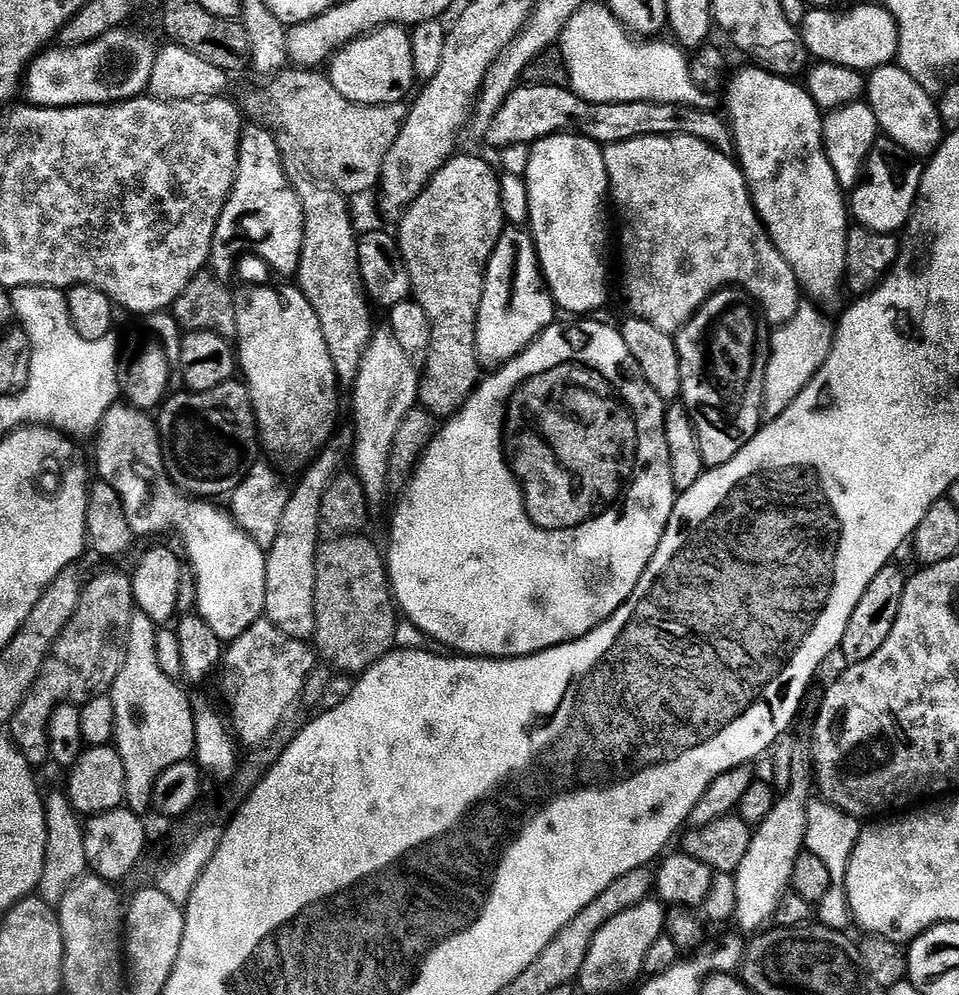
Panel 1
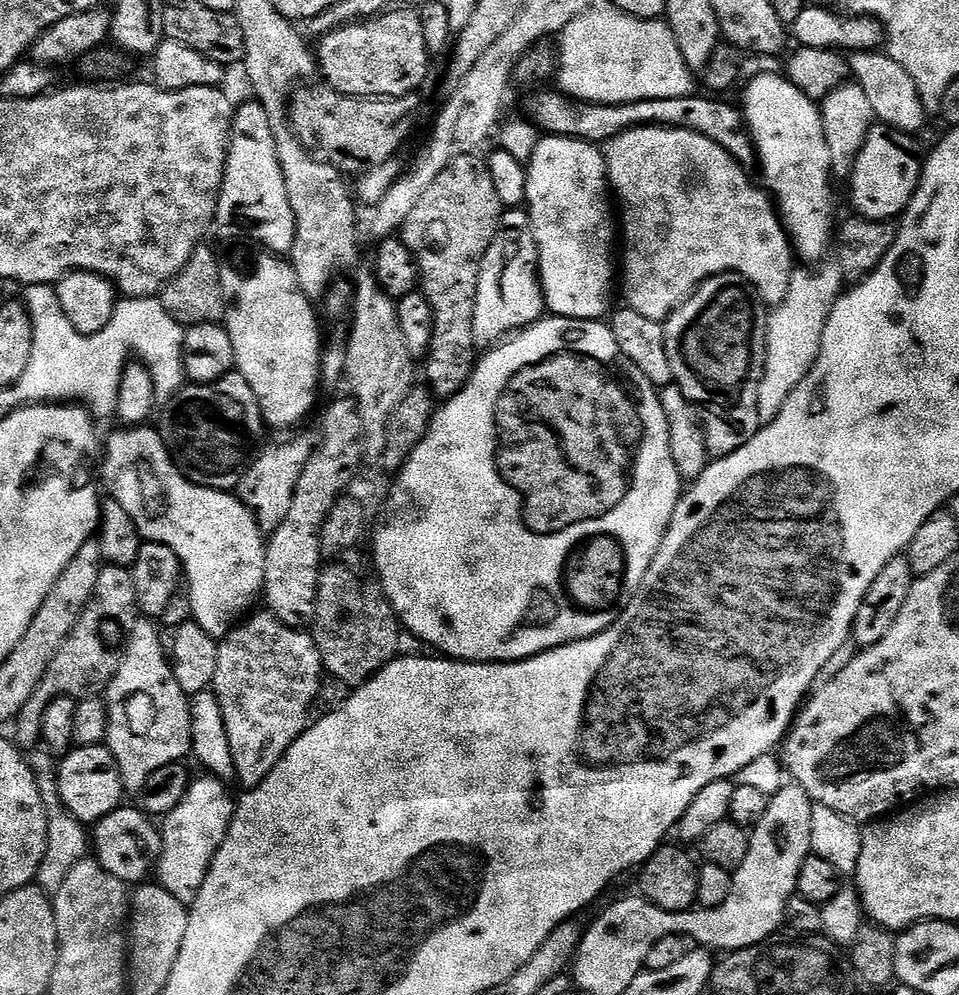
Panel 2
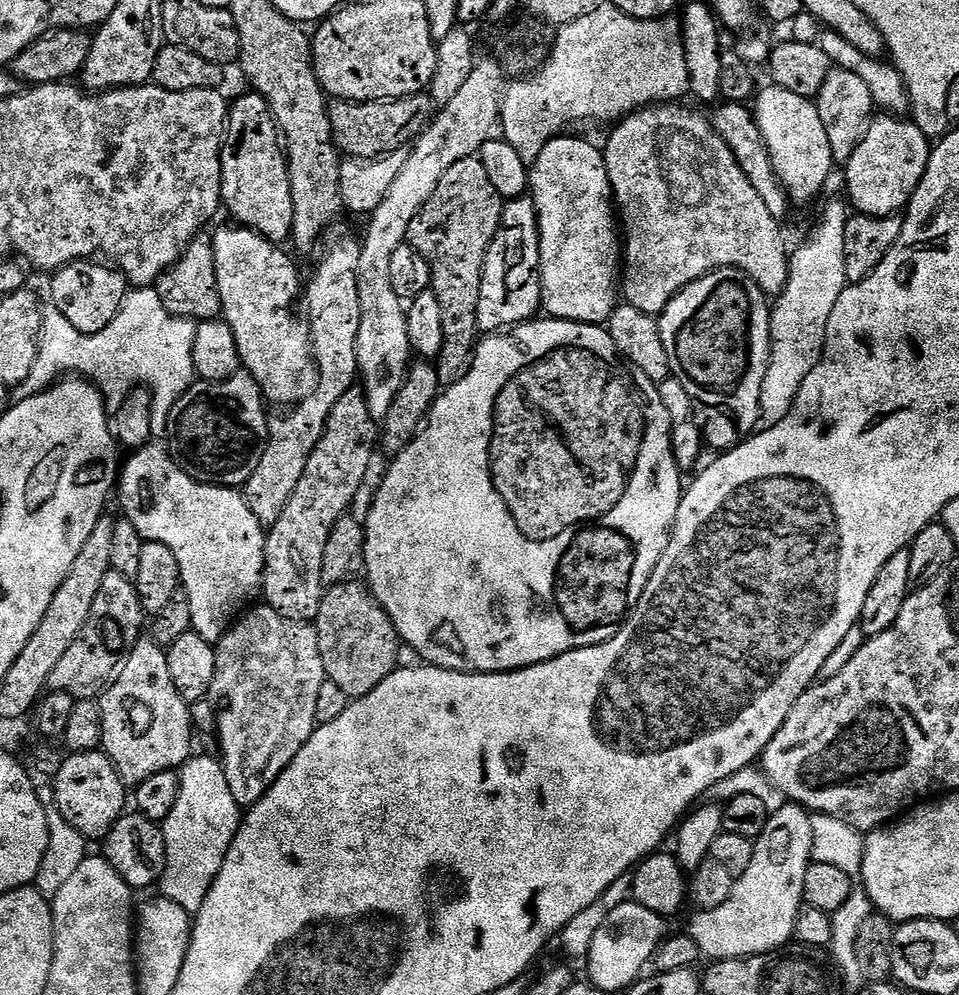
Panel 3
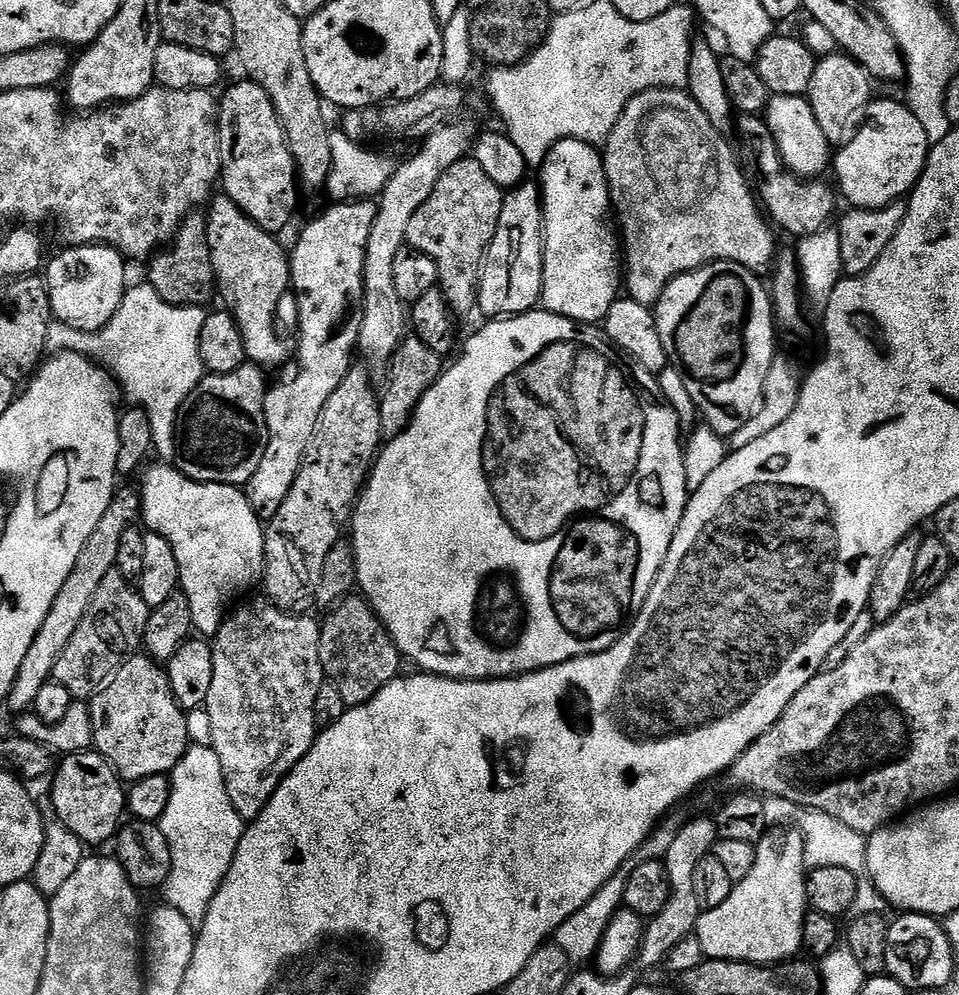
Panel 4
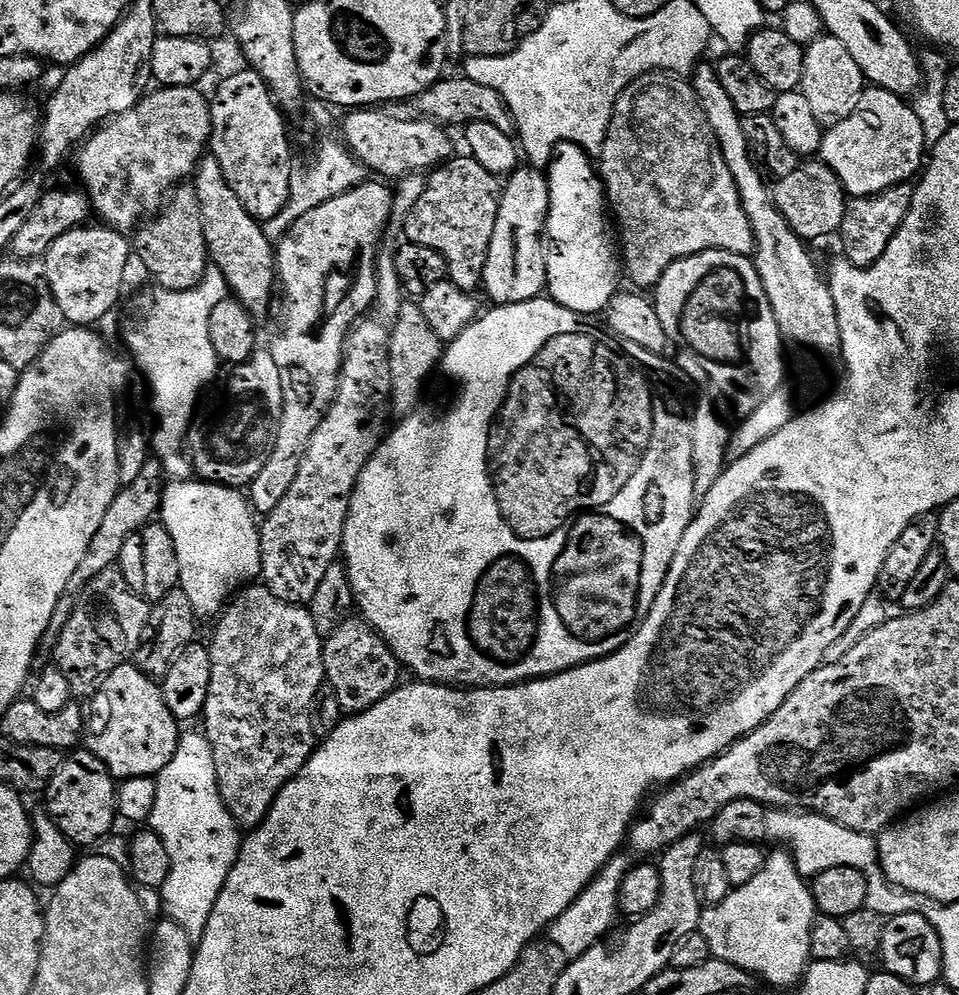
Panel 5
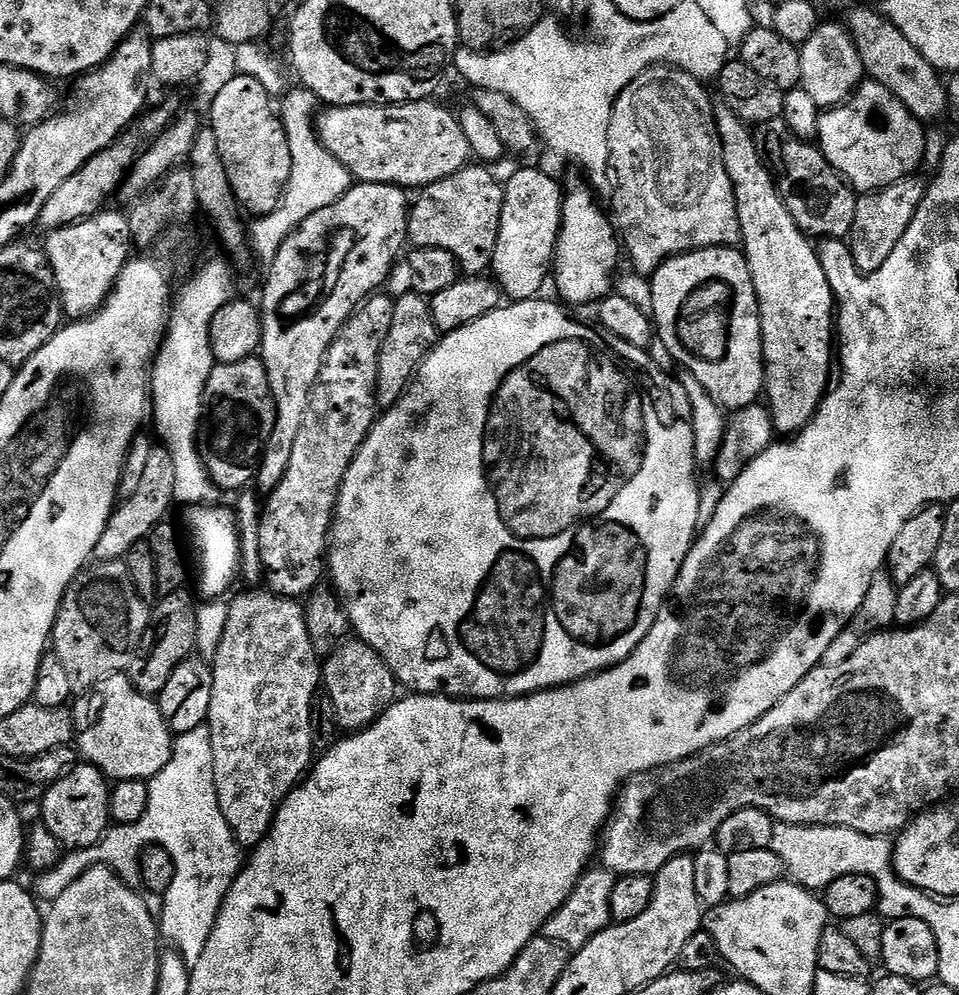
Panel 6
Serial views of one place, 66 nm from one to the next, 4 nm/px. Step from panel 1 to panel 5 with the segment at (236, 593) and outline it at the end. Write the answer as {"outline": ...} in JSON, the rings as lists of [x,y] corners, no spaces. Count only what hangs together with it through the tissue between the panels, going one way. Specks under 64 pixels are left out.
{"outline":[[[196,478],[165,483],[158,520],[170,534],[170,538],[174,538],[174,550],[178,550],[179,587],[186,590],[197,618],[219,617],[238,589],[251,585],[261,575],[258,520],[249,497],[243,491],[225,488],[222,484],[201,482]]]}

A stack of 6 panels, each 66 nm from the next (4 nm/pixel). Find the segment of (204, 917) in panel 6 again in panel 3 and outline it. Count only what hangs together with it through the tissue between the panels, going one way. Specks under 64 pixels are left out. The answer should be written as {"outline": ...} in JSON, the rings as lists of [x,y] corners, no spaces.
{"outline":[[[193,755],[179,769],[178,802],[174,802],[174,810],[170,810],[162,822],[166,866],[160,875],[158,888],[167,900],[178,902],[178,906],[190,914],[200,912],[242,819],[241,806],[234,802],[234,794],[230,794],[230,782],[226,782],[223,763],[212,756]]]}

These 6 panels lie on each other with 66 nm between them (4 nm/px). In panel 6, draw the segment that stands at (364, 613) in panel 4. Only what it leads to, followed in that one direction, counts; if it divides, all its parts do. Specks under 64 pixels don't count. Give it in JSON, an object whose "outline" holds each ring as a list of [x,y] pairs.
{"outline":[[[349,638],[322,664],[322,688],[334,702],[336,727],[345,733],[360,732],[378,719],[398,699],[396,675],[364,640]]]}

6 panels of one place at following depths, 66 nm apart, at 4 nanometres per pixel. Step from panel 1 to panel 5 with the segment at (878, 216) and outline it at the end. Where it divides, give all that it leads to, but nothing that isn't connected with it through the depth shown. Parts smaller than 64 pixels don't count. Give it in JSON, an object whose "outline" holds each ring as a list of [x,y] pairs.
{"outline":[[[868,86],[854,112],[824,132],[818,156],[838,174],[849,197],[877,196],[895,184],[909,183],[921,171],[926,160],[922,122],[907,99]]]}

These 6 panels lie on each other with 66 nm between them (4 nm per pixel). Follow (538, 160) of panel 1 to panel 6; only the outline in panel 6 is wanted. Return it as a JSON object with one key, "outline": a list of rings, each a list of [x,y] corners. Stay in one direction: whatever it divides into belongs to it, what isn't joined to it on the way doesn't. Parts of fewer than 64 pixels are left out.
{"outline":[[[579,175],[576,176],[569,178],[568,188],[566,184],[554,257],[554,280],[556,276],[556,288],[561,296],[559,299],[569,305],[592,300],[599,302],[609,295],[617,275],[616,263],[620,256],[622,260],[622,244],[609,213],[600,209],[596,201],[597,193]]]}

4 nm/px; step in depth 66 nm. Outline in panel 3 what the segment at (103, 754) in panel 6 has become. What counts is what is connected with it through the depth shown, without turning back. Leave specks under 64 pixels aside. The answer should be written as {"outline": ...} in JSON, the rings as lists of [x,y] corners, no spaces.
{"outline":[[[140,638],[131,645],[126,666],[104,689],[98,703],[102,710],[102,751],[111,756],[125,785],[141,784],[155,772],[179,770],[193,755],[193,709],[178,694],[178,686],[170,678],[167,651],[155,640]]]}

